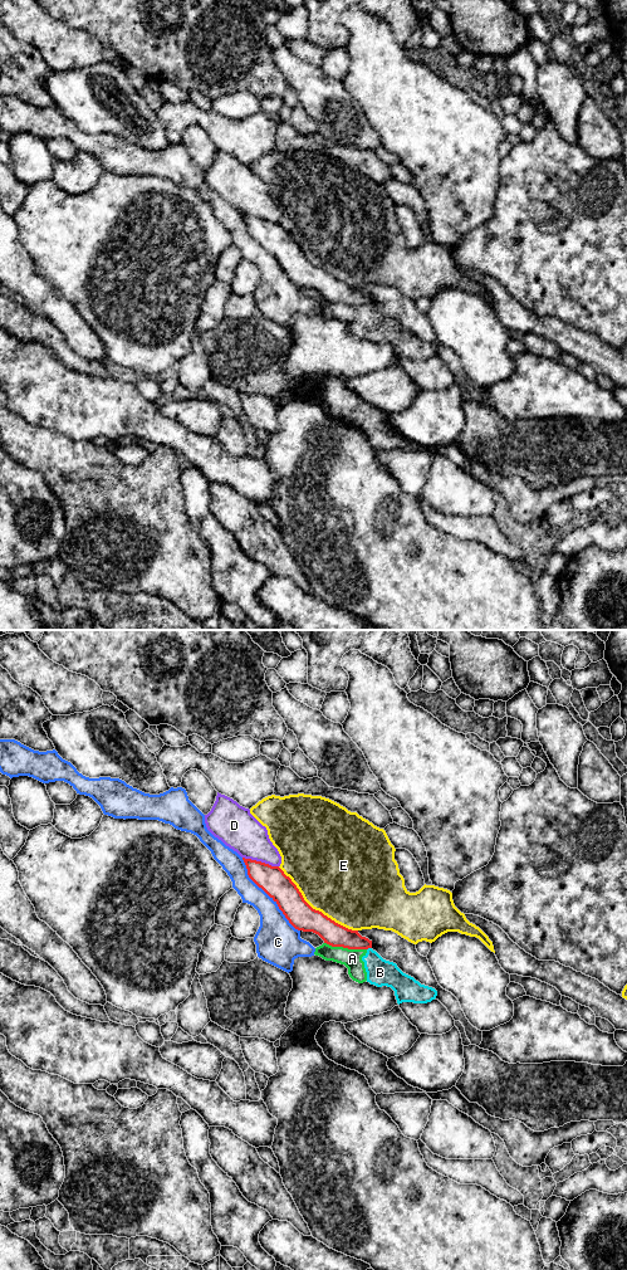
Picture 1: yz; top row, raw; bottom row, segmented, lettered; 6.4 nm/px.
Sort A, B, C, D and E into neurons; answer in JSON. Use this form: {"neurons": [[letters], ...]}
{"neurons": [["A", "B", "C"], ["D"], ["E"]]}

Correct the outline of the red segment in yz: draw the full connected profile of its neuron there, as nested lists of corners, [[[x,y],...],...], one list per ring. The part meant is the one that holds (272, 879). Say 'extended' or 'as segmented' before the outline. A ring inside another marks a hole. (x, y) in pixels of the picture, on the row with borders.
as segmented; [[[243,858],[249,878],[261,888],[279,907],[289,923],[298,930],[313,932],[332,947],[348,949],[372,948],[372,941],[358,930],[348,929],[322,912],[313,909],[297,885],[279,866]]]

